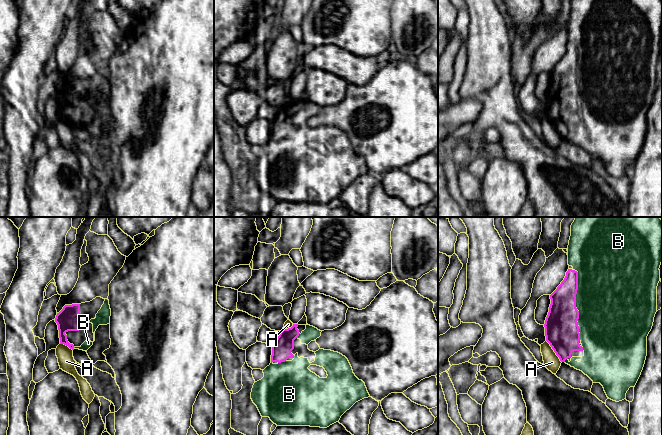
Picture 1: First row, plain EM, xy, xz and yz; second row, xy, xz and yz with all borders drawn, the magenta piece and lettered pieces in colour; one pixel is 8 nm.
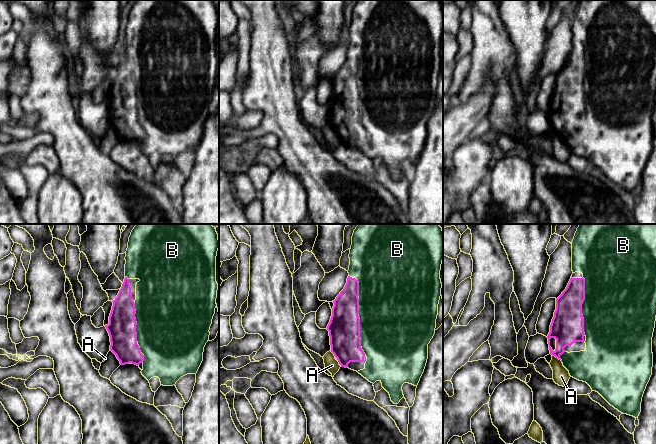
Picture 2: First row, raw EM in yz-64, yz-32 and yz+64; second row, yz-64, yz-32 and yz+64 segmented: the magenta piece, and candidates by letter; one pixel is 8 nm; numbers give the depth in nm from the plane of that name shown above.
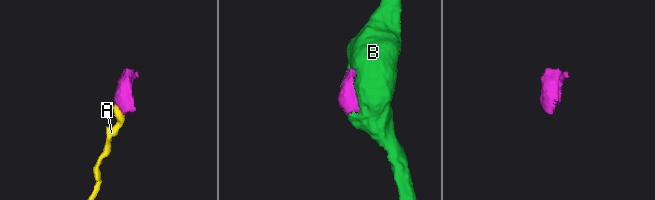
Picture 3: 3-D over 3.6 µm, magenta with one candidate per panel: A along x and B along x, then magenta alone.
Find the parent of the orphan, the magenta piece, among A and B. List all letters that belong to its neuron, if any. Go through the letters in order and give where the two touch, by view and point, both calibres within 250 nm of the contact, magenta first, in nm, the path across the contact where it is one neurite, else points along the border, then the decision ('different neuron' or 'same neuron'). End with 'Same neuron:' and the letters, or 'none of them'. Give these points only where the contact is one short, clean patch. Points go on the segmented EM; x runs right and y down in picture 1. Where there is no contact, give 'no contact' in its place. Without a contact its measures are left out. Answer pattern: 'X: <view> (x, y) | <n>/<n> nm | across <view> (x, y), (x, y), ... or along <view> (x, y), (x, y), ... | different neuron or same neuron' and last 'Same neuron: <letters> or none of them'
A: yz (554, 351) | 280/130 nm | along yz (546, 340), (561, 362) | different neuron
B: yz (575, 304) | 280/480 nm | same neuron
Same neuron: B

